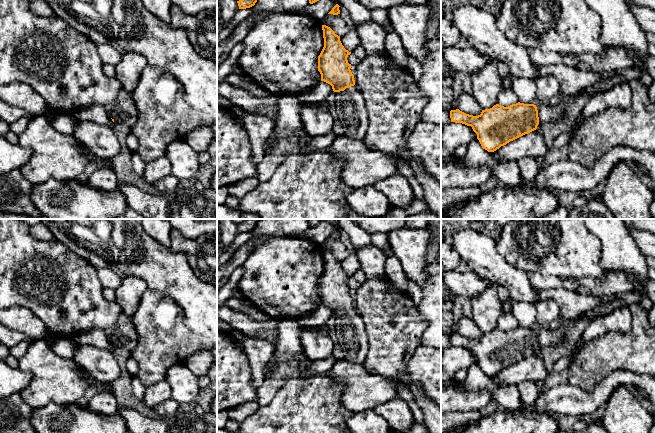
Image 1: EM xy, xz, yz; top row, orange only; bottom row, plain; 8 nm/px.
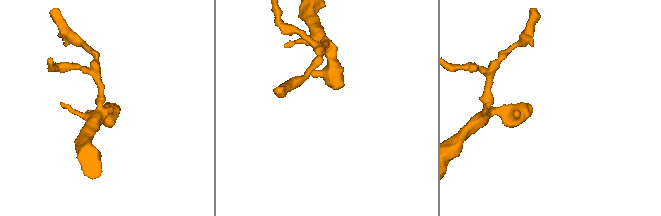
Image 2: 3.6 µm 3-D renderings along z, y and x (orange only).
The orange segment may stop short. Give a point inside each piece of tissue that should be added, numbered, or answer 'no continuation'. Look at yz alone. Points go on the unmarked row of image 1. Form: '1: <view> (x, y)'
1: yz (549, 336)

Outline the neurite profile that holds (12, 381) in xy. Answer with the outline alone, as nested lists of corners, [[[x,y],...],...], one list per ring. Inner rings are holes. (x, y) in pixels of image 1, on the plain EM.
[[[0,359],[0,399],[20,394],[31,379],[30,373],[23,372],[19,368],[13,369]]]

